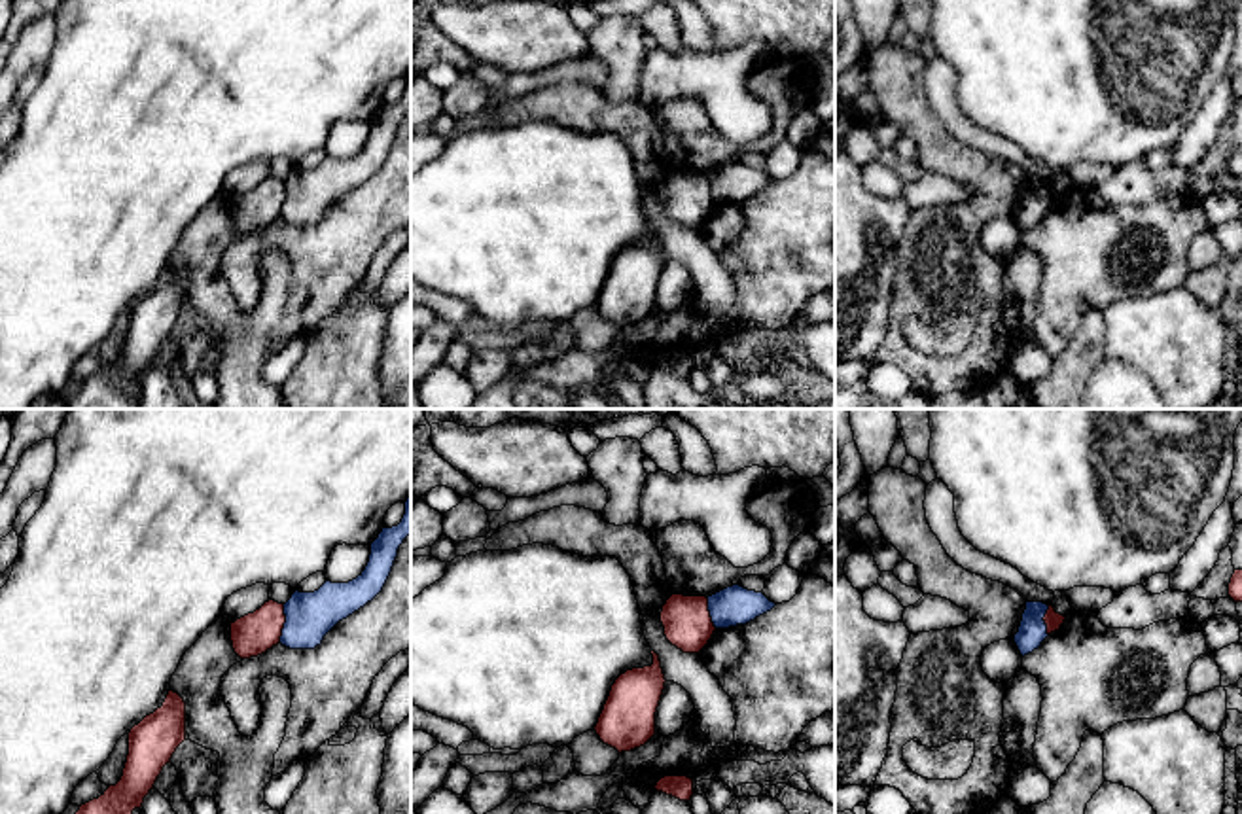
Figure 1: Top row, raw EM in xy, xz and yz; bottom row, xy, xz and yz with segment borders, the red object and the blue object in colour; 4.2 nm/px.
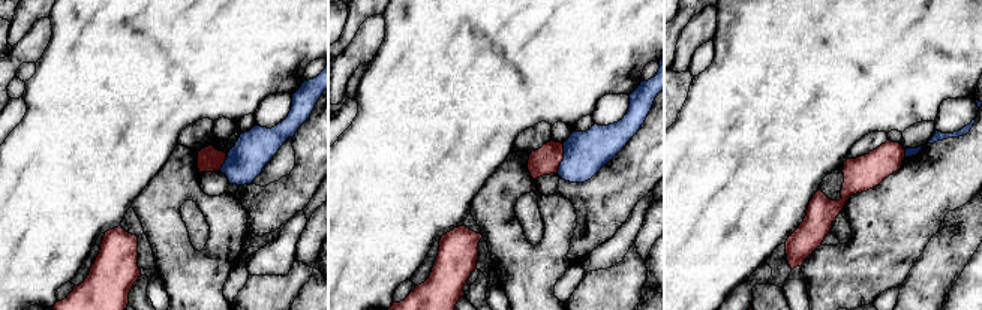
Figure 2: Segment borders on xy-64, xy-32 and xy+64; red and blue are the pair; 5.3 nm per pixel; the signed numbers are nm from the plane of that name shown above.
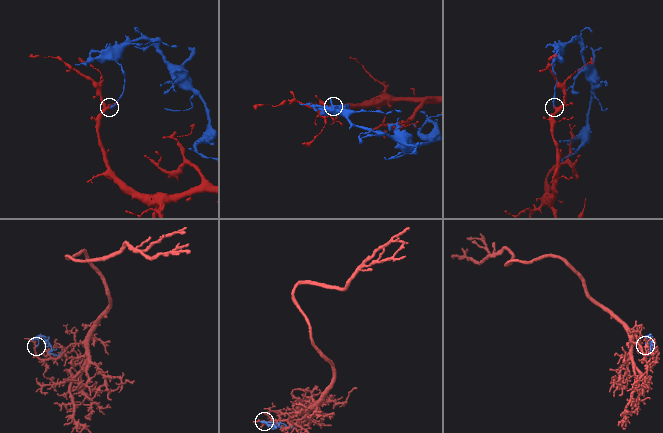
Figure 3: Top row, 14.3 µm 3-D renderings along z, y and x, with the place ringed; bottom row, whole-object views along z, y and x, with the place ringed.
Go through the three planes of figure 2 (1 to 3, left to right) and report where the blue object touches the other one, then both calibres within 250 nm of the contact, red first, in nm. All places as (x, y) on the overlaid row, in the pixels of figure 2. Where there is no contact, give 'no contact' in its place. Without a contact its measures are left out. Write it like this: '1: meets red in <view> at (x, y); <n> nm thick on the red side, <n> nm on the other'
1: meets red in xy-64 at (222, 163); 130 nm thick on the red side, 200 nm on the other
2: meets red in xy-32 at (562, 157); 150 nm thick on the red side, 240 nm on the other
3: meets red in xy+64 at (904, 153); 180 nm thick on the red side, 50 nm on the other

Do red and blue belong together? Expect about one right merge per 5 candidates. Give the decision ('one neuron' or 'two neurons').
two neurons

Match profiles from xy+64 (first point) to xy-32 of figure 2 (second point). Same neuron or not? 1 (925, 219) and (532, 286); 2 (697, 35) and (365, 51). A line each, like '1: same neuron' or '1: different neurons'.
1: different neurons
2: same neuron

